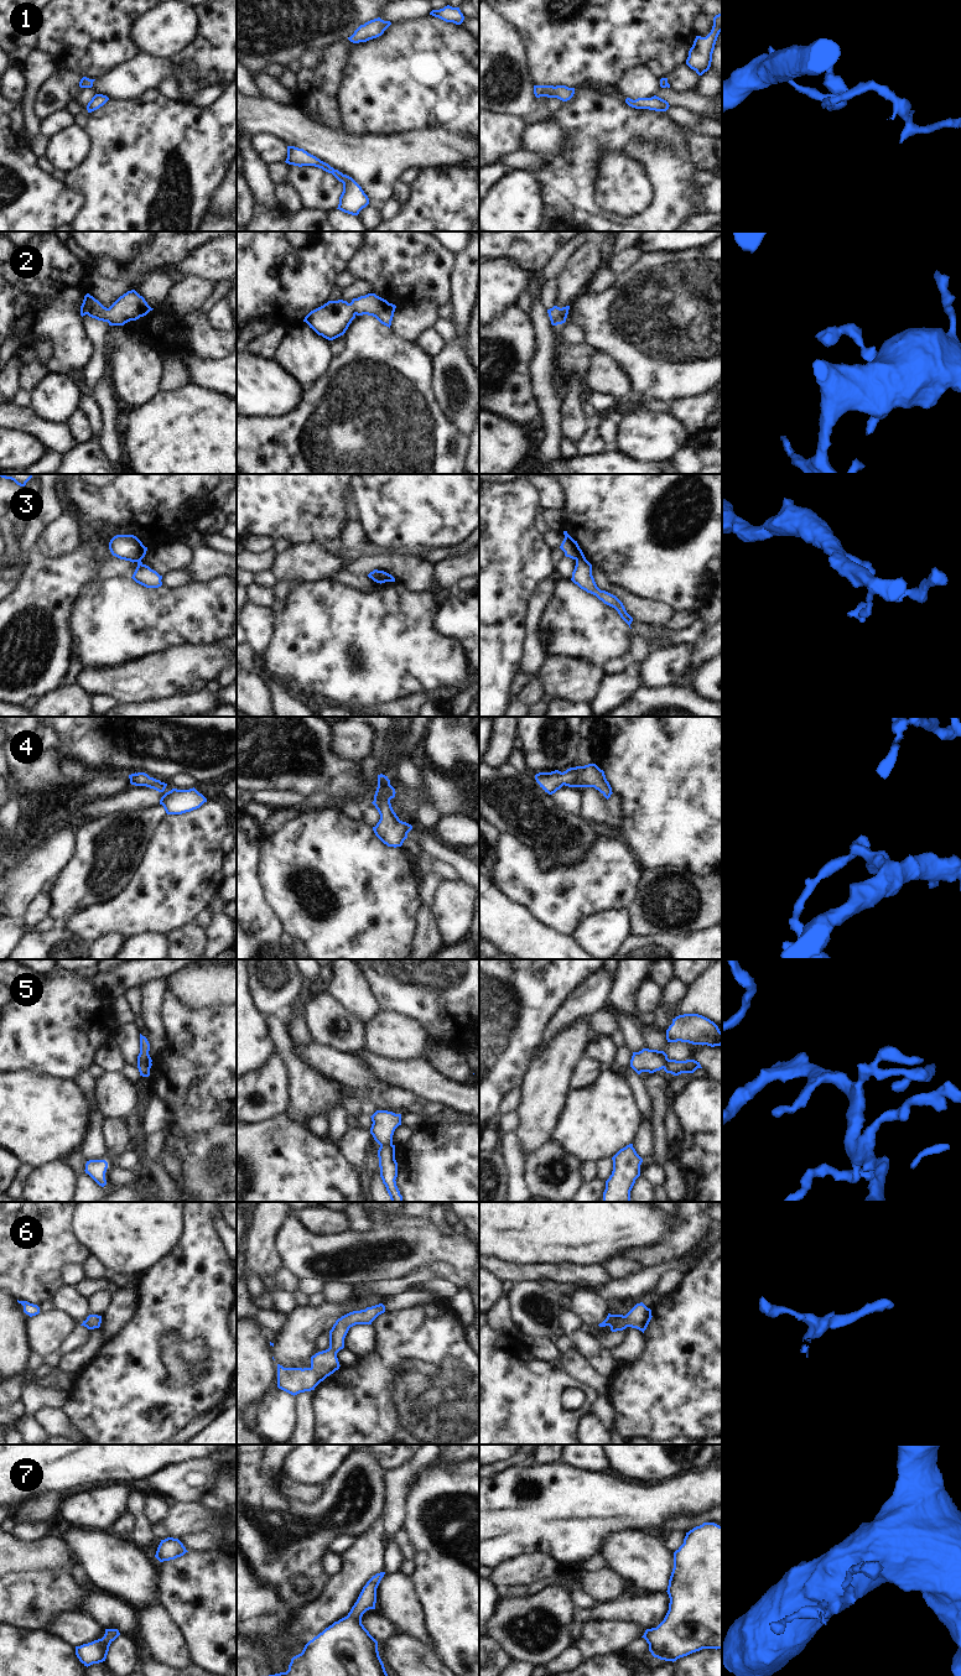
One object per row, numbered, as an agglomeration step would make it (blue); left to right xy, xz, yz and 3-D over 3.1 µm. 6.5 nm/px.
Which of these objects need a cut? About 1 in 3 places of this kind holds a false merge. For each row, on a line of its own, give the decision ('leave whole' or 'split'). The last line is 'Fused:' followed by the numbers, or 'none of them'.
1: leave whole
2: leave whole
3: split
4: leave whole
5: split
6: leave whole
7: leave whole
Fused: 3, 5

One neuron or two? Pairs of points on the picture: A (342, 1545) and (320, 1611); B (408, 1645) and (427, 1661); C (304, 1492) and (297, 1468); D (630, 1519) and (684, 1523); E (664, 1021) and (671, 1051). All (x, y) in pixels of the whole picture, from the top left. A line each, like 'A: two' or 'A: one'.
A: two
B: one
C: two
D: two
E: two

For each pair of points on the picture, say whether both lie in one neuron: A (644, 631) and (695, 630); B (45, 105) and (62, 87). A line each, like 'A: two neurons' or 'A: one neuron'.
A: one neuron
B: one neuron

